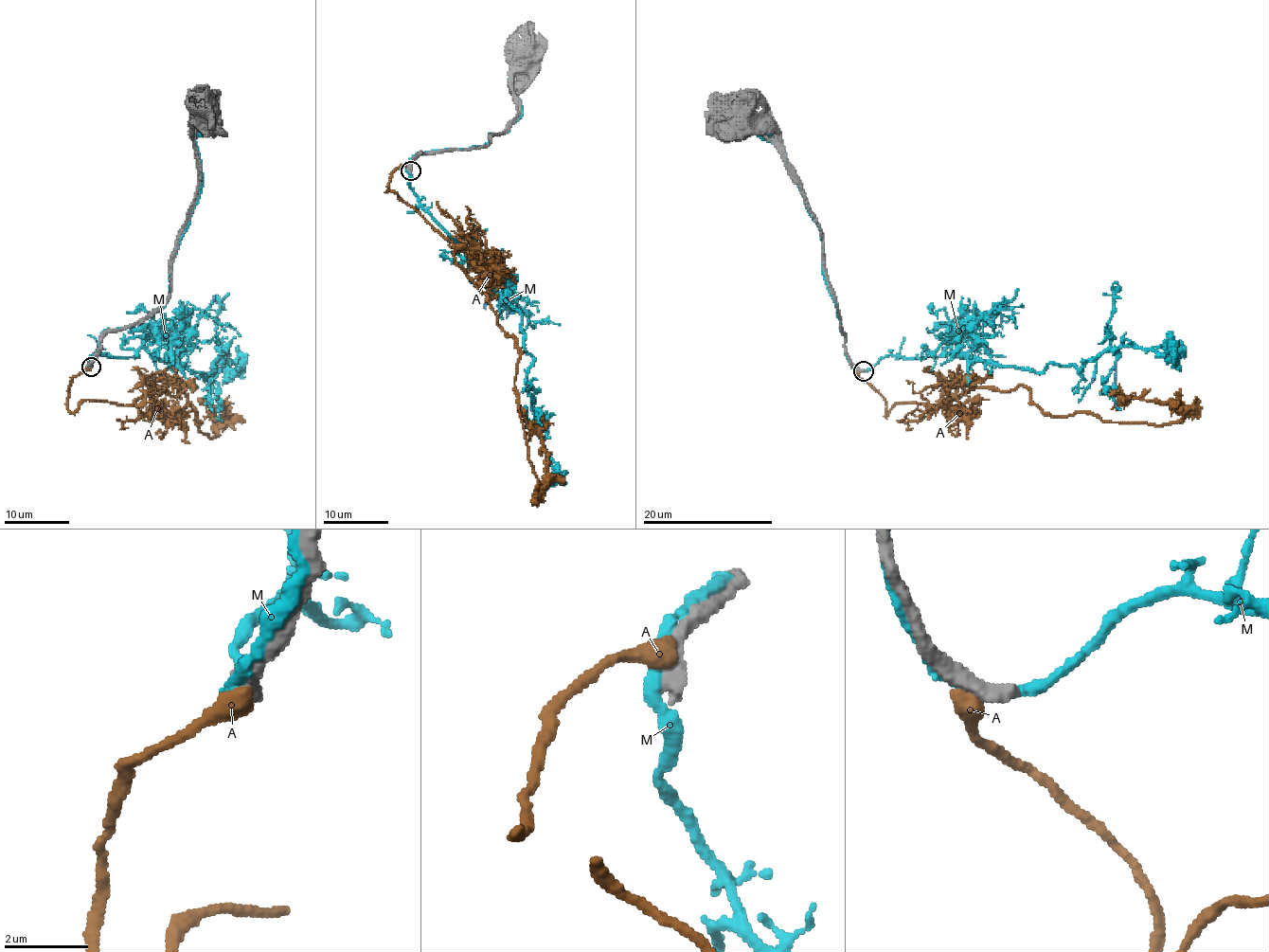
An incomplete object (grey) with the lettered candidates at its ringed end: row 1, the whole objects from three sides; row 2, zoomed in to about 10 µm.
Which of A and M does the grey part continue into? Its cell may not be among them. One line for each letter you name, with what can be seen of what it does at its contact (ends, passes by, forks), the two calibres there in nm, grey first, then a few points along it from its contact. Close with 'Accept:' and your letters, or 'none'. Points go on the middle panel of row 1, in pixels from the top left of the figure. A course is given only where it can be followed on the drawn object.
Accept: none

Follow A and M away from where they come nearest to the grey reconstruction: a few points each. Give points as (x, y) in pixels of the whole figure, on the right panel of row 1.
A: (857, 369), (884, 416), (898, 402), (1023, 386), (1052, 416), (1182, 417), (1099, 391)
M: (850, 361), (872, 368), (947, 347), (1041, 371), (1113, 348), (1184, 351)

